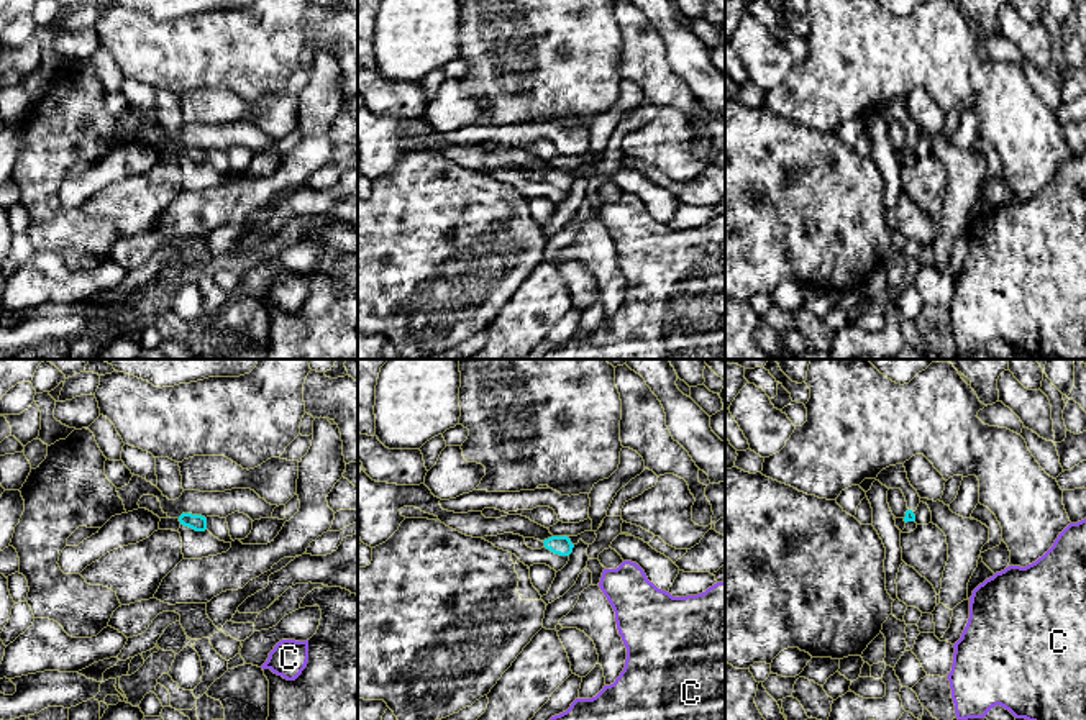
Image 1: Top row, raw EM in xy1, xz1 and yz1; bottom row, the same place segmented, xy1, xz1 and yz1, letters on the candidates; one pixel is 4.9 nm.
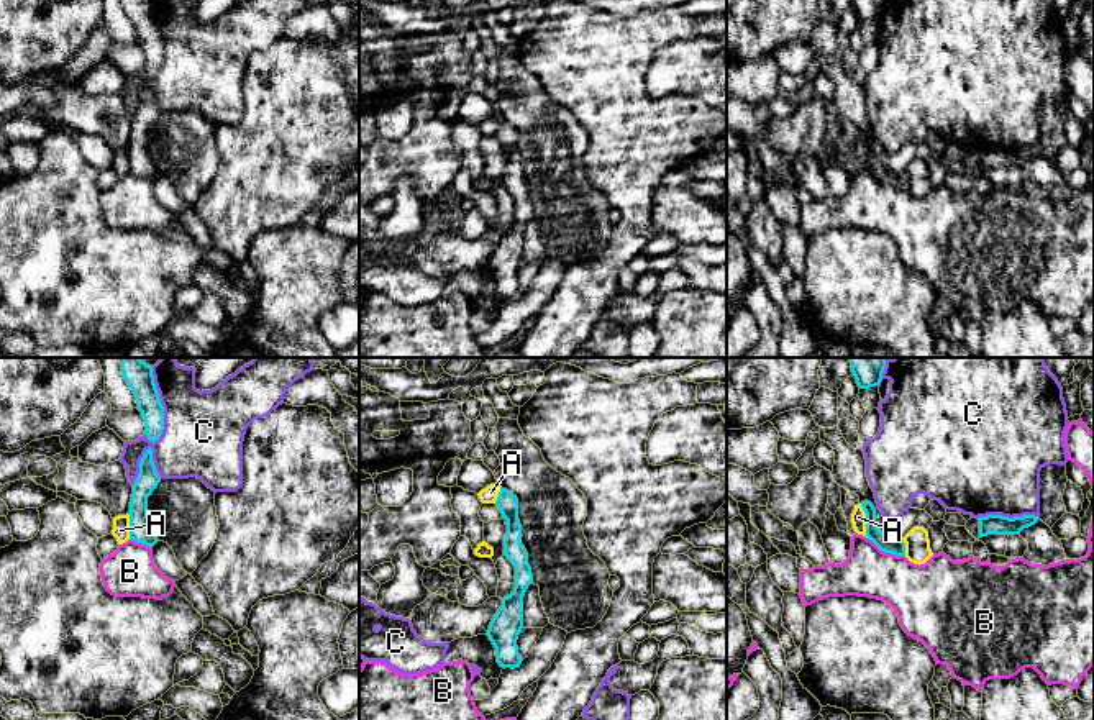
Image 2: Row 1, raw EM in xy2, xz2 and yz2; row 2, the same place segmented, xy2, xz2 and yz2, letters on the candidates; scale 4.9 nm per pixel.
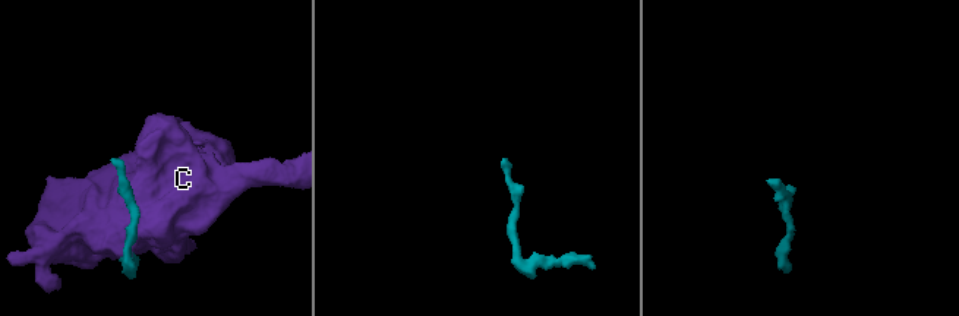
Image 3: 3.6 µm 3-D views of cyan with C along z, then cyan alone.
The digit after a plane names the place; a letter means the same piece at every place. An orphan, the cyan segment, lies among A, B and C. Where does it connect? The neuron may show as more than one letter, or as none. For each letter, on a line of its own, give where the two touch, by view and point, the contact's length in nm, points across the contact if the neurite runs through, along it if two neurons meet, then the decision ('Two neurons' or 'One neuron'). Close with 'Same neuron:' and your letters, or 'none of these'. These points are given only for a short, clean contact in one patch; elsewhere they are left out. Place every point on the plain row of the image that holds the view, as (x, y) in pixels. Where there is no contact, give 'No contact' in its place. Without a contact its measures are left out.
A: Touches cyan at yz2 (866, 153). Shared border 170 nm. Boundary: yz2 (860, 136), (868, 169). Two neurons
B: Touches cyan at yz2 (886, 184). Shared border 220 nm. Boundary: yz2 (866, 171), (884, 184), (904, 189). Two neurons
C: Touches cyan at xy2 (140, 99). Shared border 200 nm. Two neurons
Same neuron: none of these

